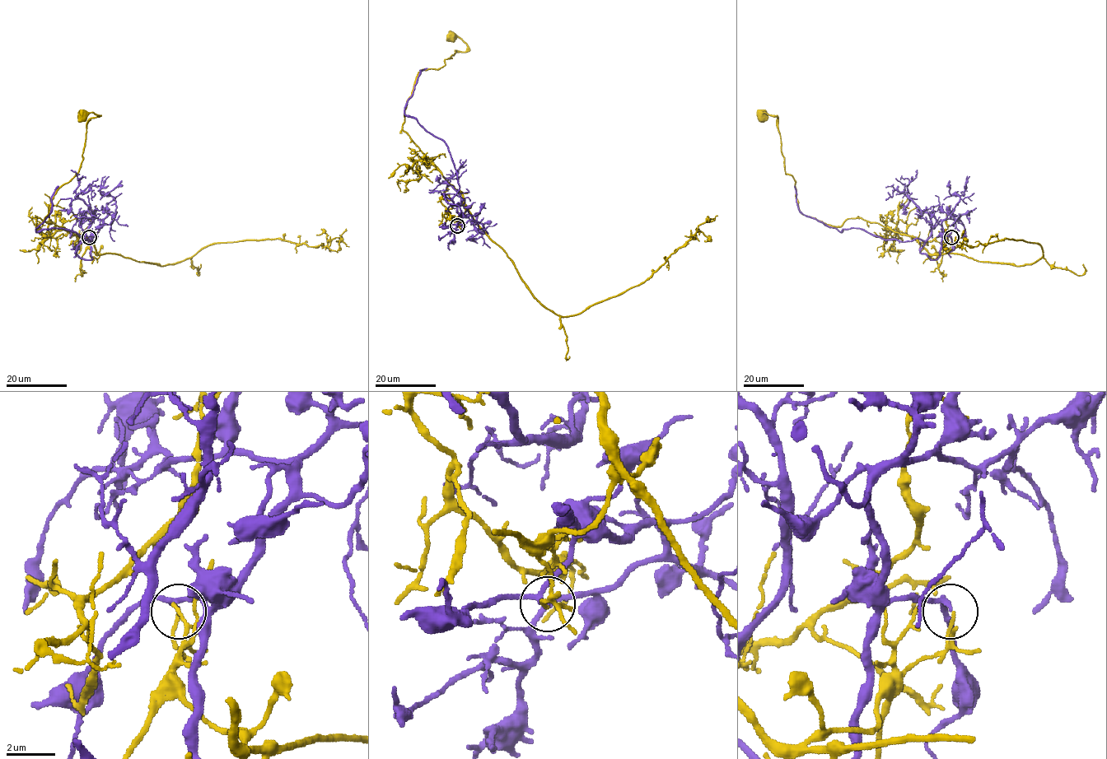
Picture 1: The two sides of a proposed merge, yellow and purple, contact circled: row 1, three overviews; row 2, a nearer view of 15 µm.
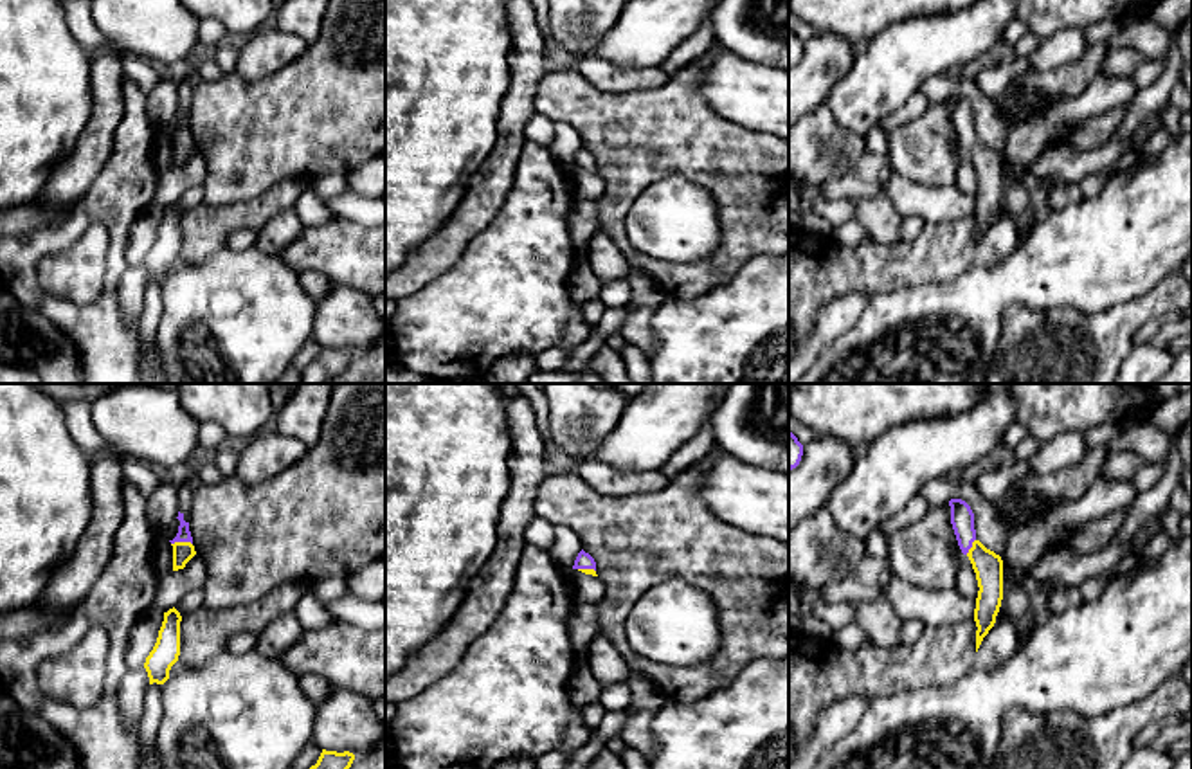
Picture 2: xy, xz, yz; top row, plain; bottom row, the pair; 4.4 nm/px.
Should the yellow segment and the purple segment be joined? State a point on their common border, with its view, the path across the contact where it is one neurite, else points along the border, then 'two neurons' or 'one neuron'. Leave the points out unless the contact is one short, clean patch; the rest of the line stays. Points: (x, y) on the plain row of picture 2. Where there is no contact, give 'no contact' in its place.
meets yellow in xy at (180, 139); two neurons

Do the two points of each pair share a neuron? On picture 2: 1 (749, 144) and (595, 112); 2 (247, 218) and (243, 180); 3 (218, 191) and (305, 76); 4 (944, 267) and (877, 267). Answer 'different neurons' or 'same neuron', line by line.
1: same neuron
2: different neurons
3: same neuron
4: same neuron

